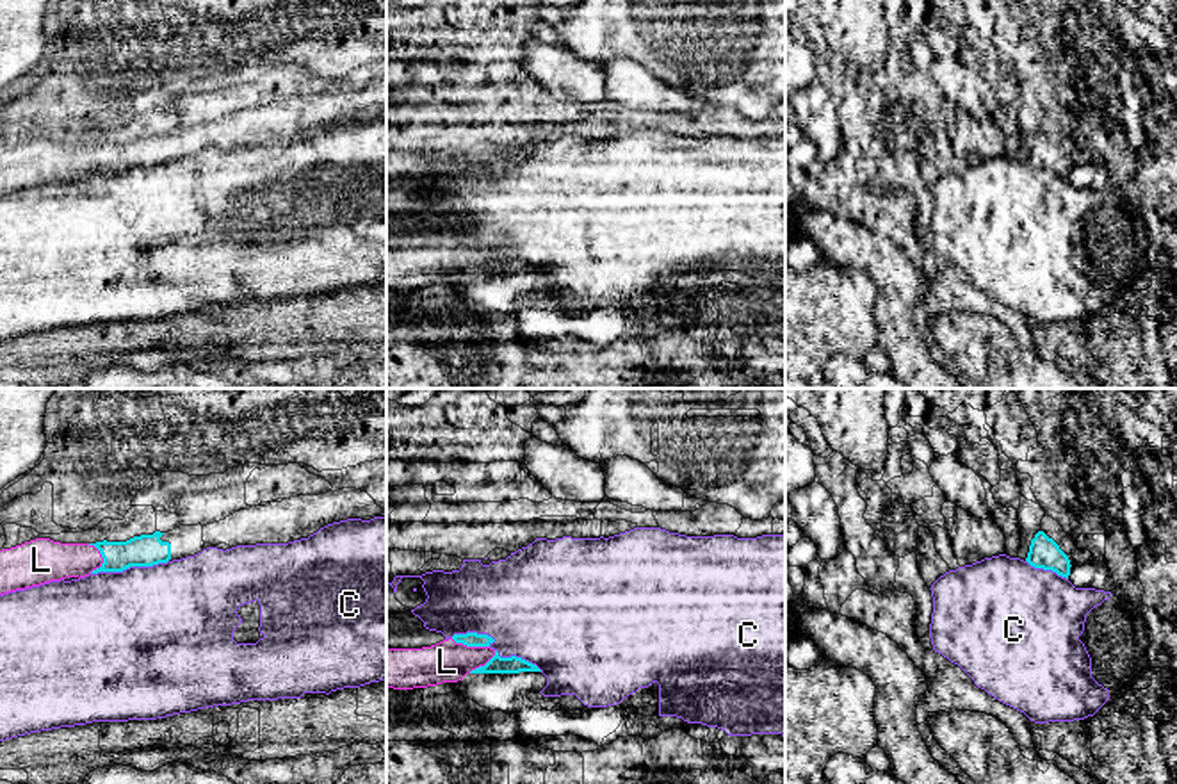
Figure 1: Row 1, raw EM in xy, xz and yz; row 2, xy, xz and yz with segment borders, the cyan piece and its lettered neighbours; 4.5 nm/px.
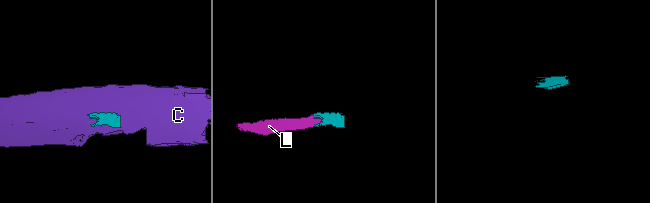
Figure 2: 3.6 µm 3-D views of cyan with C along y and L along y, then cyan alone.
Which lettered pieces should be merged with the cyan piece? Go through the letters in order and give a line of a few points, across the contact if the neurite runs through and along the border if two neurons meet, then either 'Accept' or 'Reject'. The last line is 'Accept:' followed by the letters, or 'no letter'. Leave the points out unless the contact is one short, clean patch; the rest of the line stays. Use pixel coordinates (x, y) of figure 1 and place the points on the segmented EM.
C: Reject
L: Line: xz (470, 638), (470, 645), (447, 661). Accept
Accept: L

